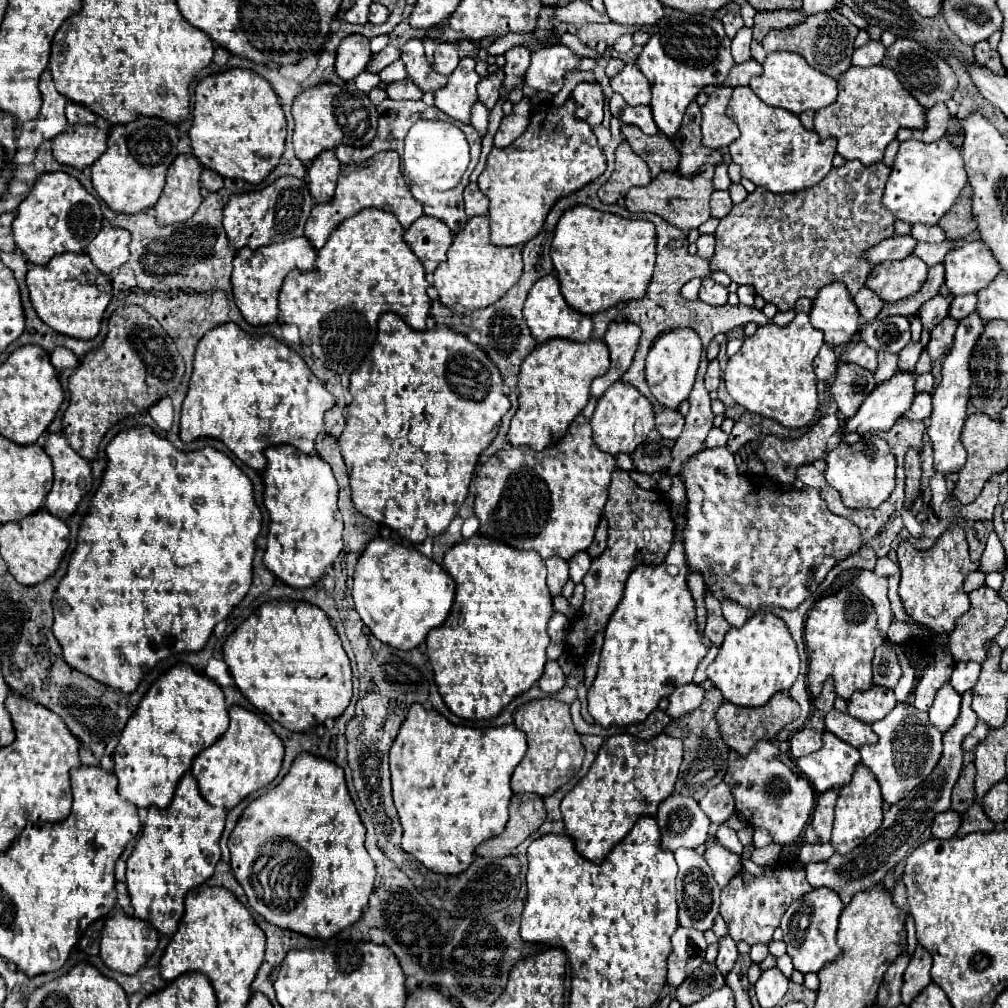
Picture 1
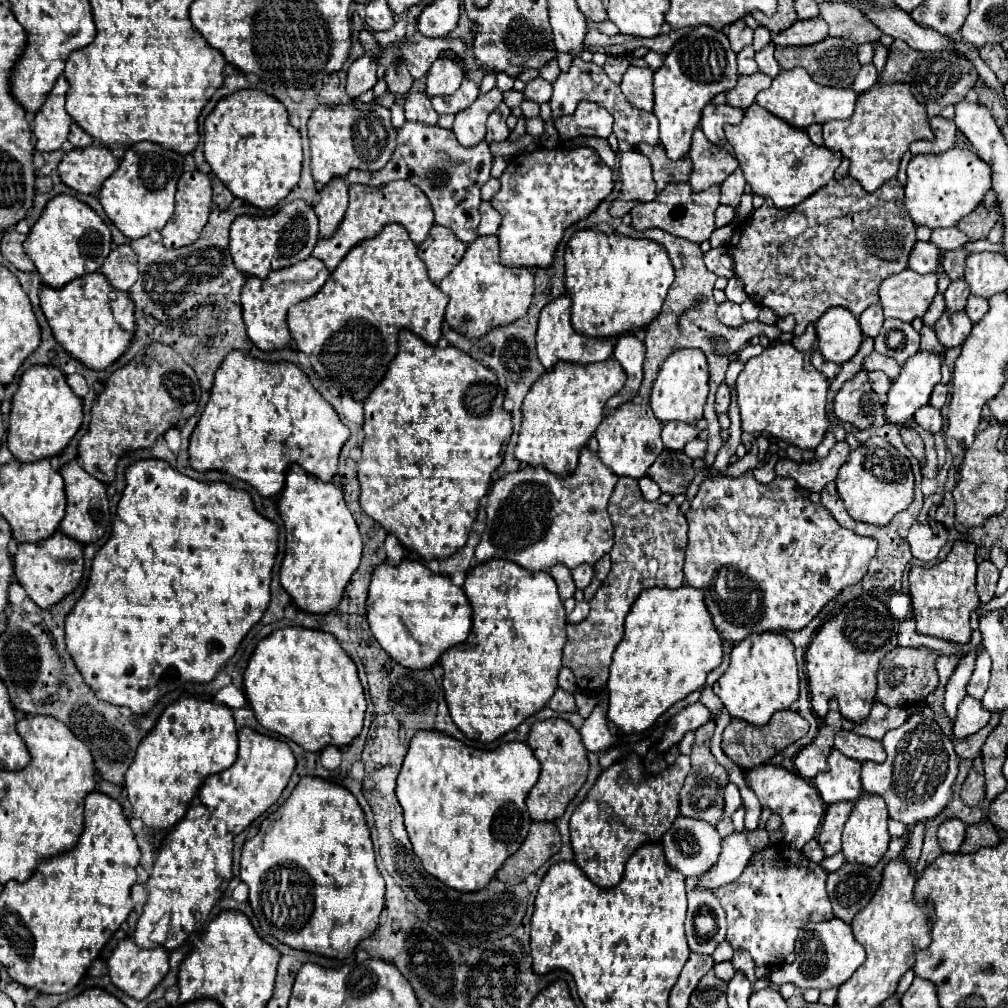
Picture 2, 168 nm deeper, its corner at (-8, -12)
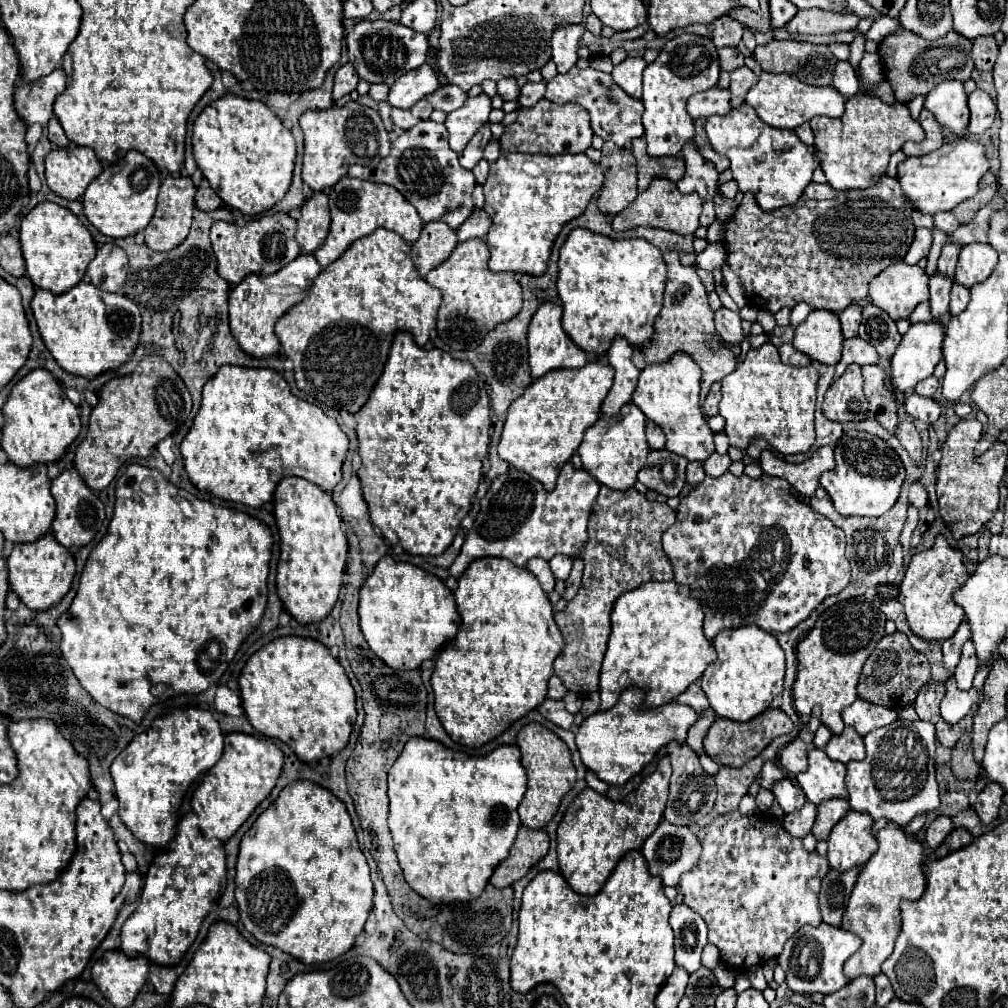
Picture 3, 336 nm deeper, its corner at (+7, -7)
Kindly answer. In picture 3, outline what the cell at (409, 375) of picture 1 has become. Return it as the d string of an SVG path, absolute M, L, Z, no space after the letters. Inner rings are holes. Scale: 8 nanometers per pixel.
M397 333L389 361L383 369L381 379L377 381L373 393L369 395L369 401L365 407L355 415L357 419L357 437L359 437L359 457L361 457L361 469L359 469L359 479L361 479L361 489L363 497L369 505L369 519L371 523L381 531L381 535L391 543L391 545L401 545L407 553L413 555L441 555L455 539L457 529L461 525L461 519L469 513L471 509L471 497L477 493L479 481L481 481L481 463L489 453L489 433L491 433L491 411L489 411L489 395L485 389L485 381L479 381L477 371L471 367L469 361L457 361L449 353L441 349L421 349L417 343L413 343L413 337L409 333Z

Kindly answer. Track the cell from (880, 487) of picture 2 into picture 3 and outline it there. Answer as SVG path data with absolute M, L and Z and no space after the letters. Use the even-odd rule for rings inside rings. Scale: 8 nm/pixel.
M849 431L835 447L835 461L835 469L821 475L821 487L827 491L841 515L879 517L895 505L905 481L905 467L899 455L889 449L883 439L865 431Z

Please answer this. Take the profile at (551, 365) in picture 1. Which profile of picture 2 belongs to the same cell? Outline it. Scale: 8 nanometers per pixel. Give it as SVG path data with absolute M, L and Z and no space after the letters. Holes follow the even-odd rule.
M612 356L596 364L560 362L546 370L524 398L516 458L530 466L544 466L558 476L572 474L578 464L580 448L588 444L590 436L602 422L604 404L624 386L624 382L626 372Z

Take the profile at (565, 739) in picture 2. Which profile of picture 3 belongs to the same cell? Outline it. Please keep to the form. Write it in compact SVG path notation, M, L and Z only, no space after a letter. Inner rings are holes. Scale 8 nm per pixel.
M541 723L525 725L517 735L517 745L521 749L521 763L527 771L527 793L519 805L521 823L529 829L543 829L559 809L561 799L575 785L575 767L571 761L571 751L567 745Z

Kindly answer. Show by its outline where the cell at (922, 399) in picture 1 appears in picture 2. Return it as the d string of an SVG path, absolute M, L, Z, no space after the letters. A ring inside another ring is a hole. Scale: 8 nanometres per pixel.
M930 404L922 406L922 408L914 414L914 420L916 420L924 430L928 430L928 432L932 432L932 434L940 432L940 430L942 430L942 424L944 424L940 410L934 408L934 406L930 406Z

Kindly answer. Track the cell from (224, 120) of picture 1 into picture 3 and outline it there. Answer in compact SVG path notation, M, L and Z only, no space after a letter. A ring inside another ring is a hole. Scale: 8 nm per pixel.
M225 95L207 105L197 117L193 127L193 155L205 179L209 181L213 191L223 199L223 203L241 211L243 215L259 215L267 209L273 209L275 203L285 197L293 179L297 149L291 131L283 127L281 119L273 115L265 103Z

